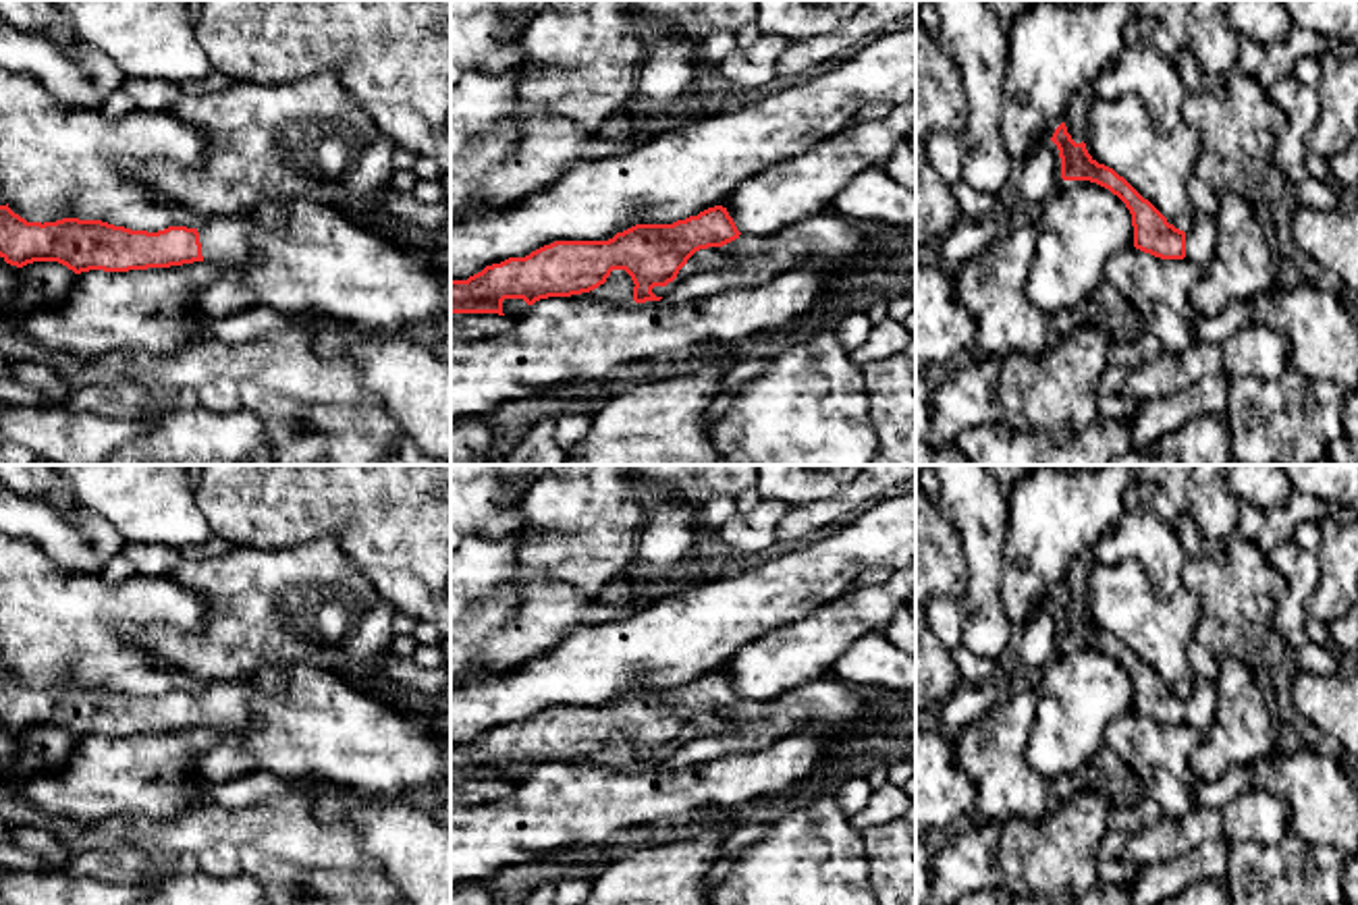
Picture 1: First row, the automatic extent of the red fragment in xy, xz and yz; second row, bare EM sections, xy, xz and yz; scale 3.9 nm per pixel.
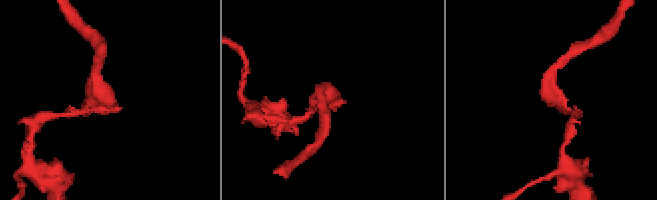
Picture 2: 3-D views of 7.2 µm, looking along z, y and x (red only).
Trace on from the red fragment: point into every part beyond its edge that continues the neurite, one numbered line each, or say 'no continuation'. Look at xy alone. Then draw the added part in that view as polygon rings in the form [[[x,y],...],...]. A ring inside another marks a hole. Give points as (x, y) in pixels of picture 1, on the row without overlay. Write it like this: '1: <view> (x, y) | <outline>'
1: xy (225, 704) | [[[249,679],[201,683],[197,697],[203,726],[245,729],[253,718],[255,689]]]

